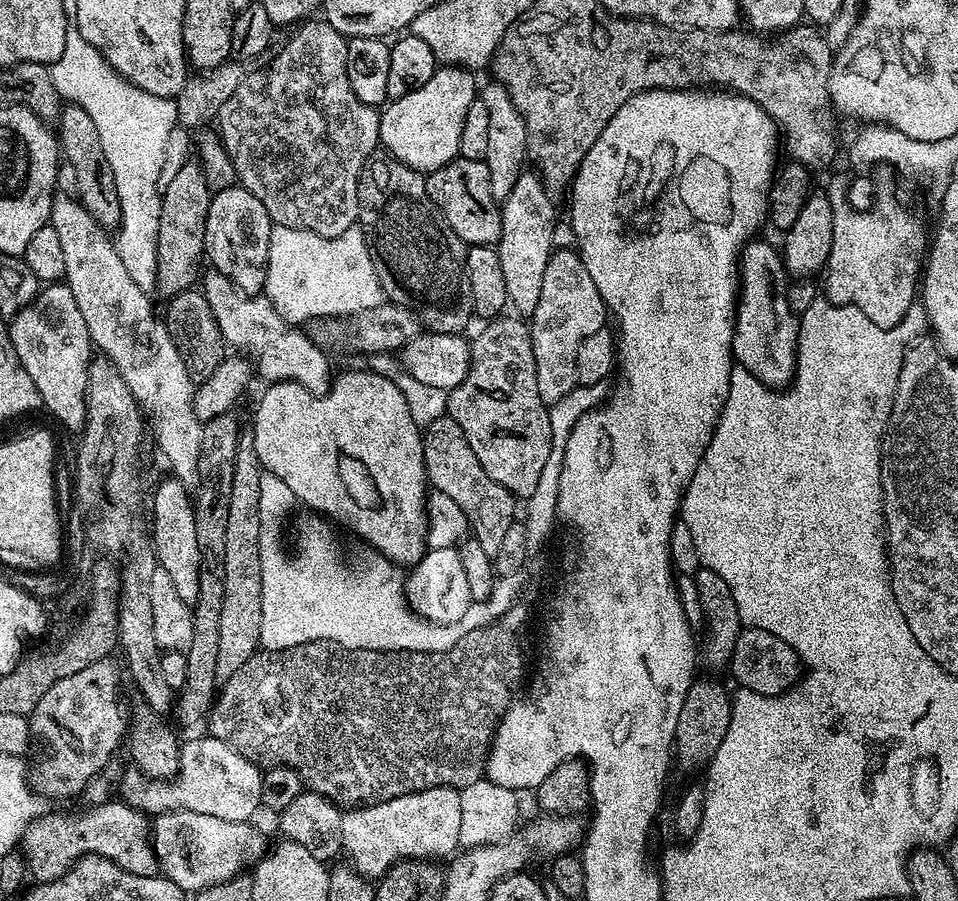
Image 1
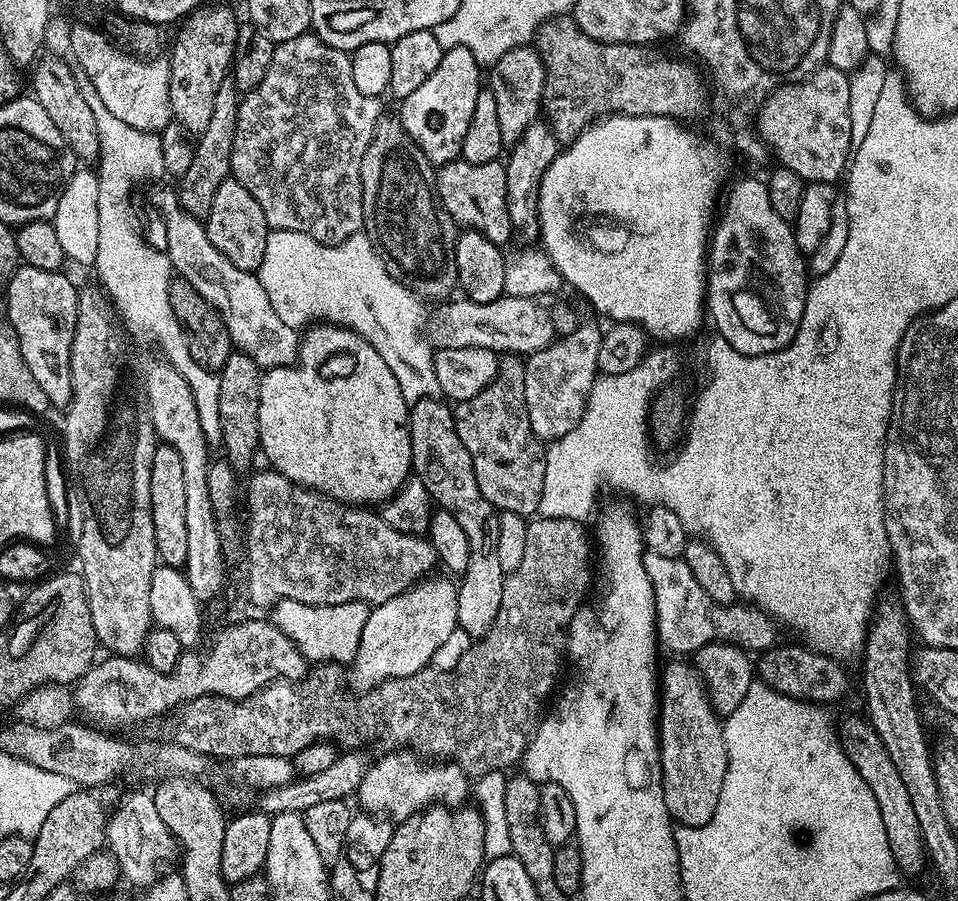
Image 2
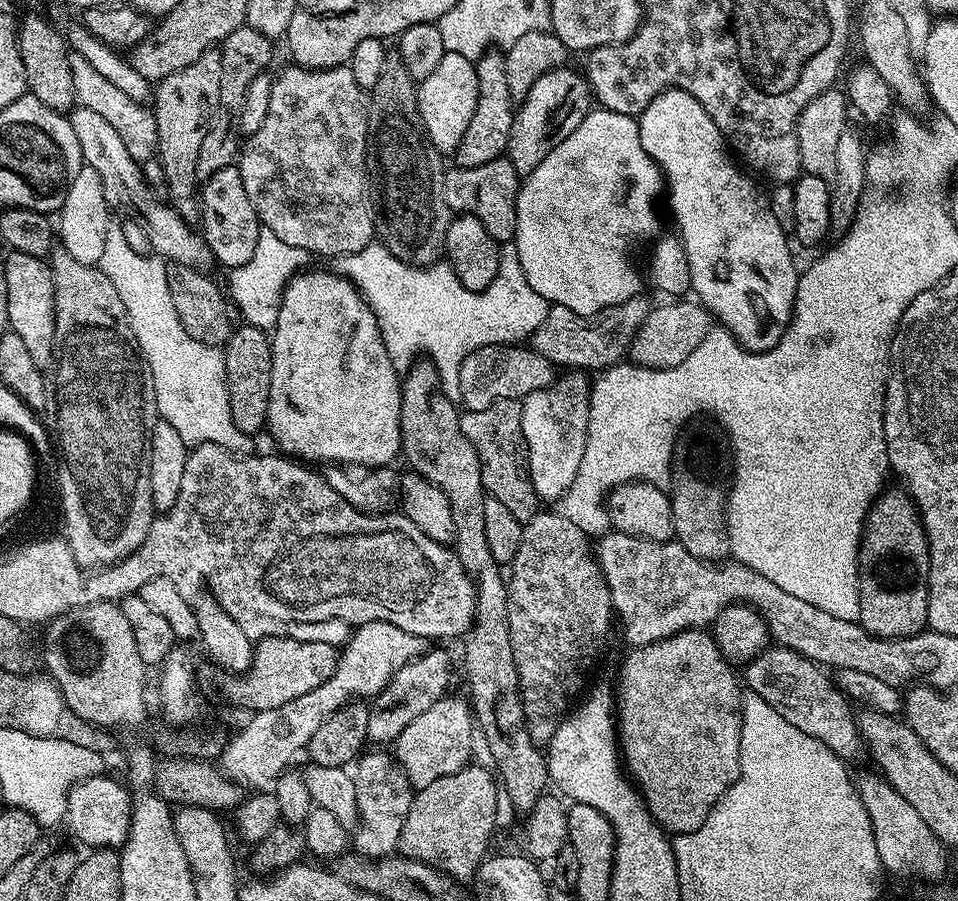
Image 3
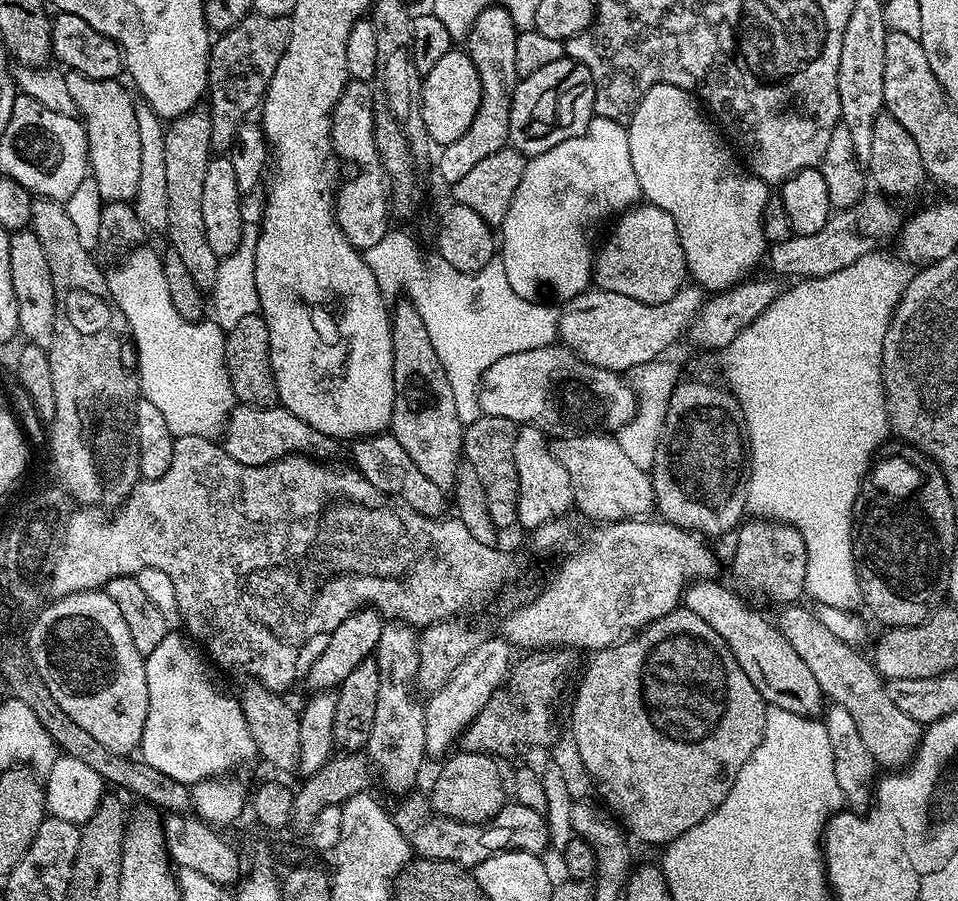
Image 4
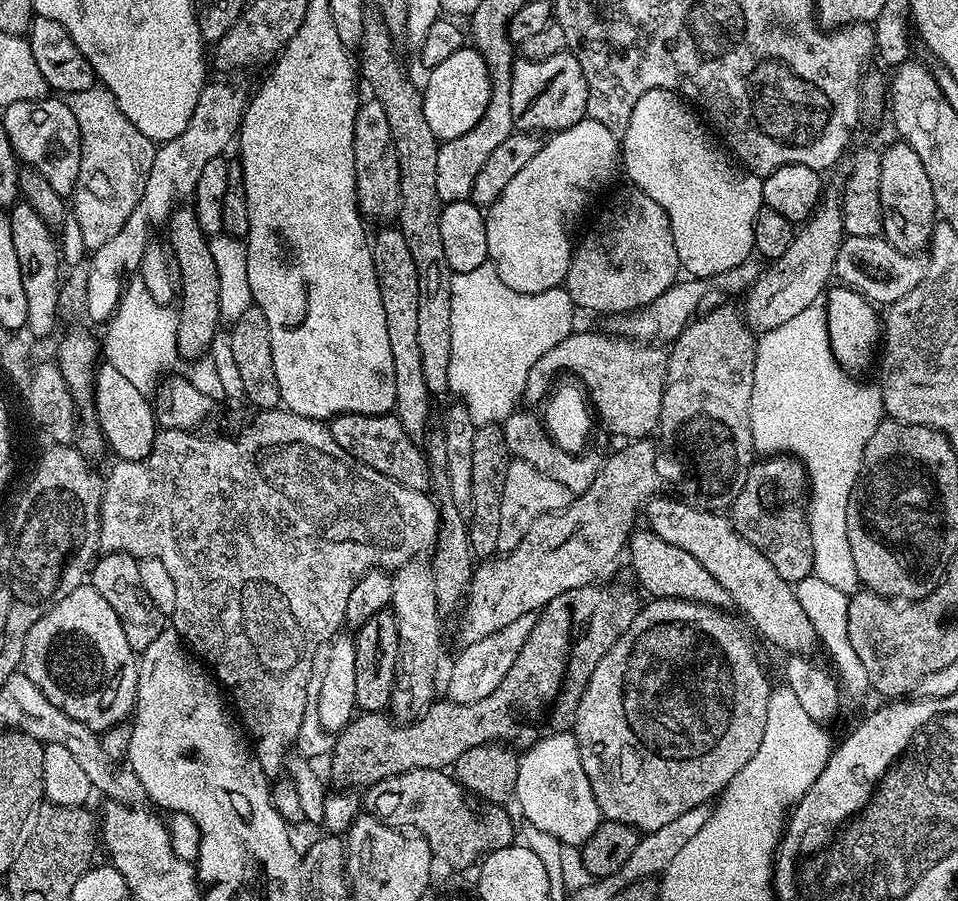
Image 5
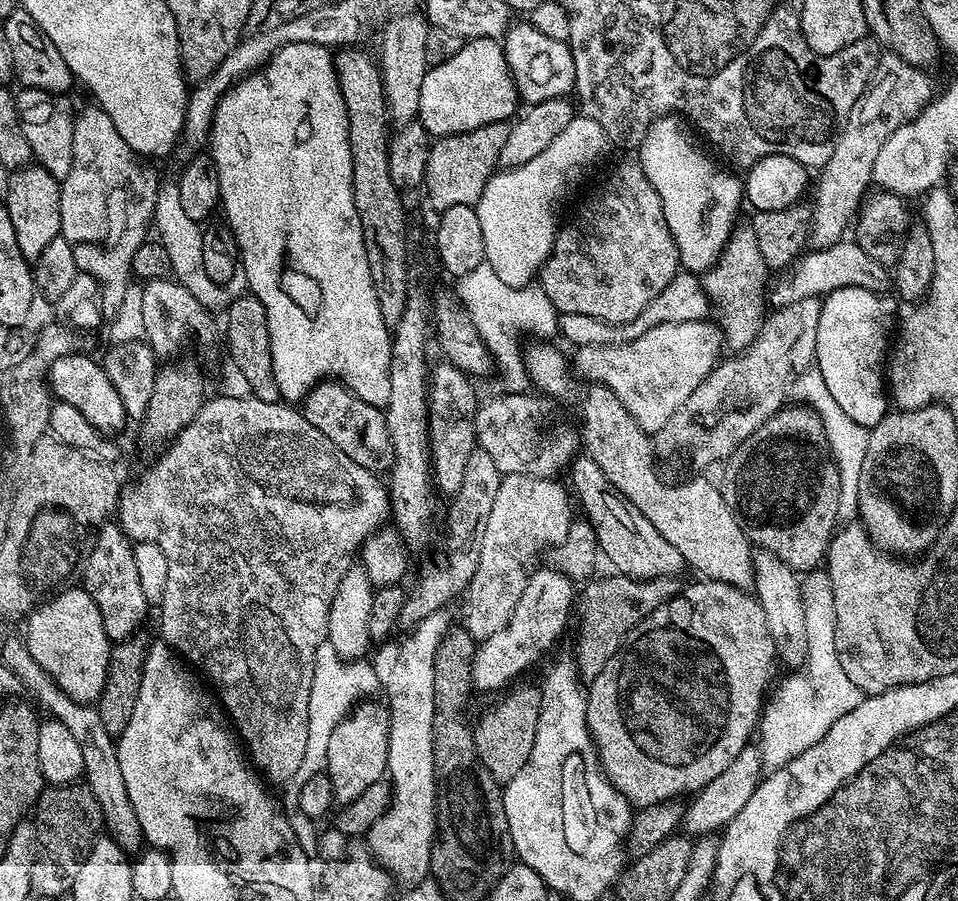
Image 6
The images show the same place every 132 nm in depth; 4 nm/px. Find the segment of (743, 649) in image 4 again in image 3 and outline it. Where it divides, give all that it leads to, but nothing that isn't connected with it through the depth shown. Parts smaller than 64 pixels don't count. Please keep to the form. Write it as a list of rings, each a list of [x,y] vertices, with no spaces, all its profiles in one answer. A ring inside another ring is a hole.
[[[769,646],[743,669],[742,680],[747,691],[758,694],[758,698],[774,706],[790,726],[798,726],[802,734],[810,734],[810,738],[822,742],[822,746],[829,748],[841,760],[856,760],[860,752],[862,756],[865,746],[856,724],[857,713],[821,665],[789,648]]]

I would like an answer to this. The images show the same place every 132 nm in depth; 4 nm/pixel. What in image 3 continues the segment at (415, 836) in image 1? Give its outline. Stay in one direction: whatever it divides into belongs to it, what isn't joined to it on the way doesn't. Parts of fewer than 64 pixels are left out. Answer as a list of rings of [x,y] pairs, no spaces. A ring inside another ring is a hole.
[[[445,694],[441,700],[434,702],[430,710],[418,714],[406,730],[394,742],[394,755],[397,764],[404,769],[406,778],[413,789],[419,790],[430,786],[438,778],[446,778],[446,774],[454,774],[470,763],[470,734],[474,723],[474,715],[469,701],[460,696]]]

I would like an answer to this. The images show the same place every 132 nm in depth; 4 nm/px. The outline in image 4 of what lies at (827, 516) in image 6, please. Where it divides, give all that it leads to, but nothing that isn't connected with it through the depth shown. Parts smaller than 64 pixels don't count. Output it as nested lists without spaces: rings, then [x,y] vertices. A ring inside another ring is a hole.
[[[748,518],[735,529],[734,537],[735,536],[736,549],[732,552],[732,572],[738,579],[740,579],[742,587],[749,588],[752,592],[761,592],[762,595],[769,596],[772,600],[777,600],[777,605],[780,606],[787,605],[789,602],[799,601],[801,599],[799,596],[803,597],[805,595],[804,582],[806,580],[806,546],[804,545],[804,539],[796,528],[793,528],[792,525],[787,522],[773,522],[763,518]]]

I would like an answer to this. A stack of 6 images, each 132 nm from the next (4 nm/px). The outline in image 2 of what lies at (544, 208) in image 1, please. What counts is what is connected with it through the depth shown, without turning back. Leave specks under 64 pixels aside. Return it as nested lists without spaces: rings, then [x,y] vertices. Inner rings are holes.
[[[547,123],[532,124],[522,134],[517,144],[511,145],[506,156],[506,210],[510,210],[510,226],[514,229],[515,239],[520,242],[536,242],[540,238],[540,223],[538,222],[538,190],[542,182],[542,174],[554,162],[558,151],[558,141]]]

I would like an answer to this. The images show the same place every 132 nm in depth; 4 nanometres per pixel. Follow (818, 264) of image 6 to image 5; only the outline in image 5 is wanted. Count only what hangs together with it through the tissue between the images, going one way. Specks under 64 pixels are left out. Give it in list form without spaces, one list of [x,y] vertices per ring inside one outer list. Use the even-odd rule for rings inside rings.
[[[845,235],[836,255],[834,276],[841,285],[856,289],[873,305],[891,306],[906,294],[910,294],[910,290],[914,290],[918,282],[922,282],[926,264],[920,259],[919,255],[898,251],[883,235]]]

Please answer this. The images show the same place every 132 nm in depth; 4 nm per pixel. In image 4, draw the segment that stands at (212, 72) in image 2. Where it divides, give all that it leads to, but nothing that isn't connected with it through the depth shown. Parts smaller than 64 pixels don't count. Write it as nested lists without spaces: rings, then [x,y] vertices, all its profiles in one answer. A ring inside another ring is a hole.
[[[202,108],[191,109],[184,116],[177,117],[165,134],[166,185],[168,193],[168,220],[165,235],[169,247],[179,253],[187,271],[203,290],[210,290],[217,280],[217,266],[220,258],[214,254],[206,237],[206,226],[203,225],[202,195],[203,183],[206,180],[208,163],[212,159],[210,142],[210,120],[207,111]]]

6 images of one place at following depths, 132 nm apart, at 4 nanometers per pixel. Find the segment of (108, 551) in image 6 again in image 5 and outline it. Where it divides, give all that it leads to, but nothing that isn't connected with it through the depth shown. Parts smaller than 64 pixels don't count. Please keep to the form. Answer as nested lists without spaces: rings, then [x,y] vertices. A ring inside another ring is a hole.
[[[104,552],[101,560],[97,559],[90,568],[90,583],[106,602],[110,602],[110,607],[114,609],[114,614],[118,614],[118,622],[122,622],[122,630],[126,634],[126,642],[130,642],[133,652],[139,654],[162,634],[166,627],[166,617],[154,602],[150,602],[150,597],[146,595],[146,589],[142,586],[142,578],[138,574],[140,560],[137,557],[125,552]]]

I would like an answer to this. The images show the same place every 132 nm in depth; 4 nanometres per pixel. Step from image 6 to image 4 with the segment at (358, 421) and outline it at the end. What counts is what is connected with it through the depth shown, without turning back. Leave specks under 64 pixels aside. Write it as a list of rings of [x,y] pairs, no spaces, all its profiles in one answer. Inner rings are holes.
[[[391,434],[366,436],[353,439],[350,447],[352,458],[356,462],[355,471],[359,472],[366,482],[370,482],[370,486],[382,490],[393,500],[410,506],[410,510],[423,516],[440,518],[447,513],[444,512],[447,508],[449,511],[450,500],[449,497],[448,500],[444,497],[447,496],[445,489],[434,486],[434,482],[430,482],[430,478],[426,478],[426,474],[422,474],[422,470],[414,466],[410,454],[402,450],[402,442],[398,442],[398,438],[394,438]]]

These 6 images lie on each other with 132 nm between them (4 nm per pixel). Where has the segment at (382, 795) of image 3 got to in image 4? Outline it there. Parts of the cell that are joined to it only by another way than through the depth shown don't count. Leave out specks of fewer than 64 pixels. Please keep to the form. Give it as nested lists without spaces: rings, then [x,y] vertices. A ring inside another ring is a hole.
[[[388,622],[385,623],[382,638],[374,653],[380,675],[378,710],[374,710],[374,727],[370,730],[366,755],[378,773],[378,780],[390,791],[399,794],[408,794],[415,789],[412,787],[416,784],[416,775],[426,761],[425,701],[418,695],[416,687],[419,649],[415,627],[403,622]]]

